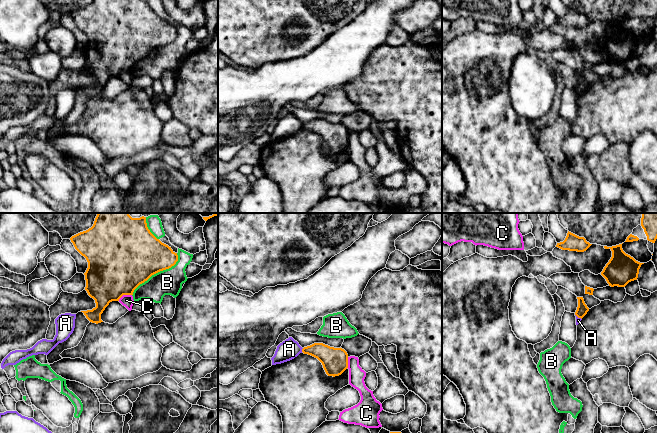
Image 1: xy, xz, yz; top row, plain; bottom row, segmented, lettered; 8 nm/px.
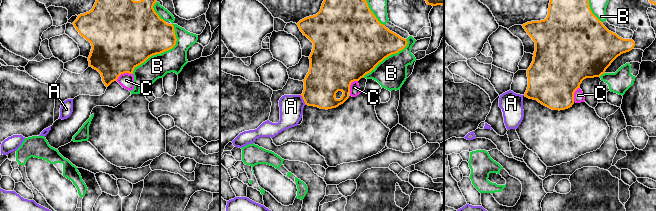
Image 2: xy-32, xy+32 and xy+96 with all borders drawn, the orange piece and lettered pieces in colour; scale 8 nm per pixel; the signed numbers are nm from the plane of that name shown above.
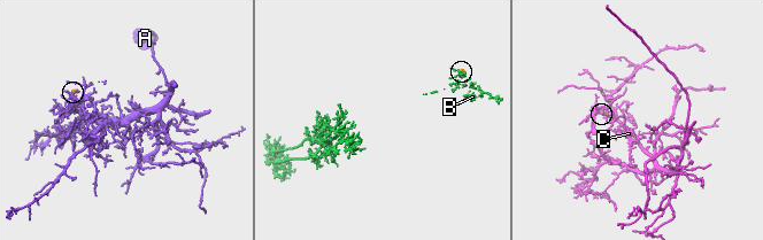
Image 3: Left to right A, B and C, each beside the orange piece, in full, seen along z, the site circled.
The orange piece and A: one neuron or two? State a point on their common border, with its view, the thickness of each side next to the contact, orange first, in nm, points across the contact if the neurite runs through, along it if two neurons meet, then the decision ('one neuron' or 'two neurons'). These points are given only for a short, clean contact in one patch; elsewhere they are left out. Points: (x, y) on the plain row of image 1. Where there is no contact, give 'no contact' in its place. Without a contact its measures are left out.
meets orange in xz at (302, 126); 180 nm thick on the orange side, 160 nm on the other; border along xz (303, 124), (301, 127); two neurons

